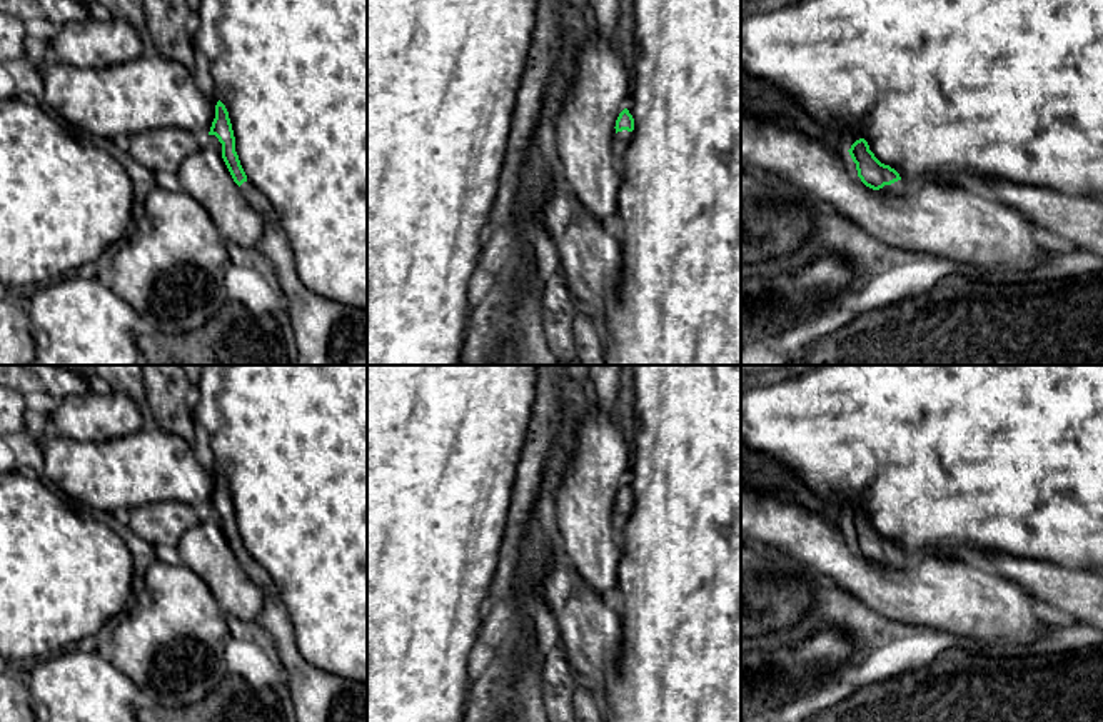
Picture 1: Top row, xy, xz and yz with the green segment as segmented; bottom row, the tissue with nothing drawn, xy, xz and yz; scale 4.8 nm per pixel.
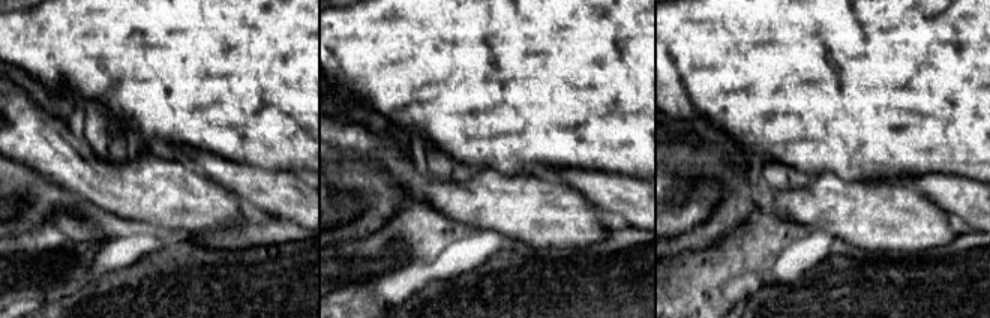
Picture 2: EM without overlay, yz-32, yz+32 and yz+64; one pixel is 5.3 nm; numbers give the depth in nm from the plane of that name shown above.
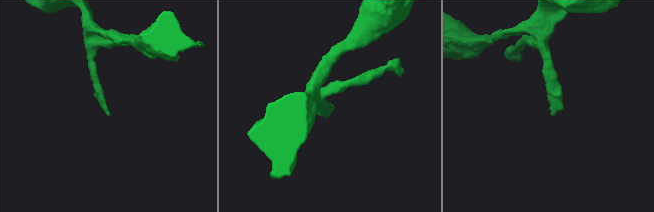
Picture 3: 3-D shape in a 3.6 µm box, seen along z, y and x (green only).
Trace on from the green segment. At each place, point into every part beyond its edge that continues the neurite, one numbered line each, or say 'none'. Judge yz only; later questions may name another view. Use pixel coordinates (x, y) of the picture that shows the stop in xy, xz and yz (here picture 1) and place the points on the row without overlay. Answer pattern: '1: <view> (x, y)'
1: yz (898, 561)

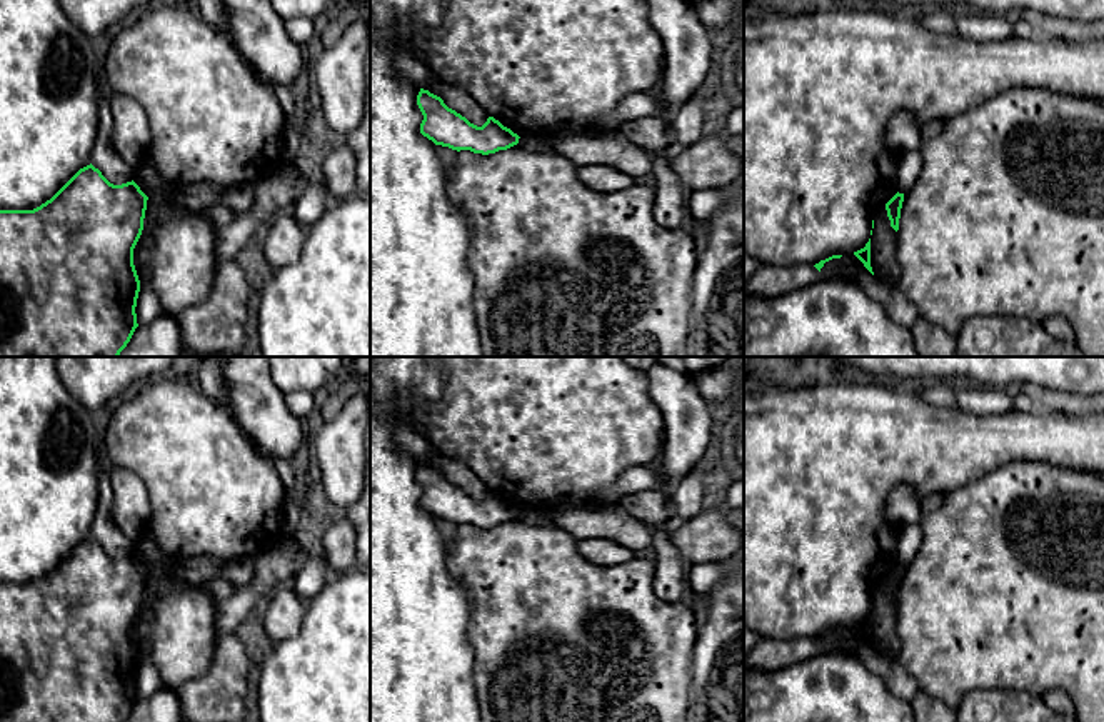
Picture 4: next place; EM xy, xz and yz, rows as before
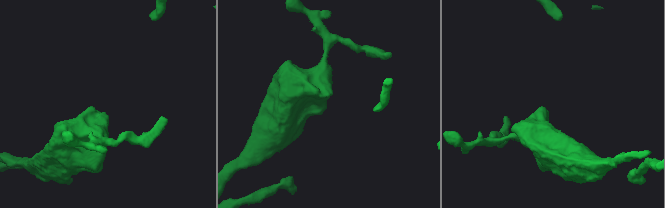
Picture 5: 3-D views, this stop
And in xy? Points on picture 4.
none

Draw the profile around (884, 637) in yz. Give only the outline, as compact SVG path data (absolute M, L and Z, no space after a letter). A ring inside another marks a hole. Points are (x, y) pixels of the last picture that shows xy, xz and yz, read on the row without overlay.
M886 579L874 590L871 609L871 640L874 650L896 659L901 652L897 635L897 605L891 600Z

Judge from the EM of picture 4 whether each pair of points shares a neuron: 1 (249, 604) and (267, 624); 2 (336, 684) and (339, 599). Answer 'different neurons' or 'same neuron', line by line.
1: different neurons
2: same neuron

